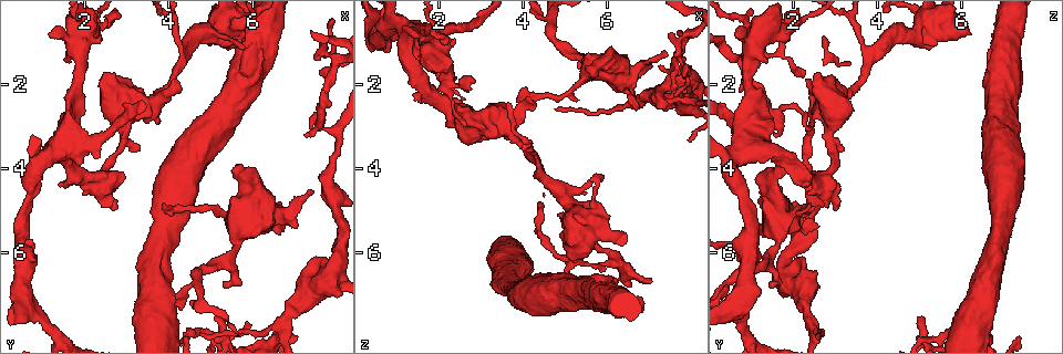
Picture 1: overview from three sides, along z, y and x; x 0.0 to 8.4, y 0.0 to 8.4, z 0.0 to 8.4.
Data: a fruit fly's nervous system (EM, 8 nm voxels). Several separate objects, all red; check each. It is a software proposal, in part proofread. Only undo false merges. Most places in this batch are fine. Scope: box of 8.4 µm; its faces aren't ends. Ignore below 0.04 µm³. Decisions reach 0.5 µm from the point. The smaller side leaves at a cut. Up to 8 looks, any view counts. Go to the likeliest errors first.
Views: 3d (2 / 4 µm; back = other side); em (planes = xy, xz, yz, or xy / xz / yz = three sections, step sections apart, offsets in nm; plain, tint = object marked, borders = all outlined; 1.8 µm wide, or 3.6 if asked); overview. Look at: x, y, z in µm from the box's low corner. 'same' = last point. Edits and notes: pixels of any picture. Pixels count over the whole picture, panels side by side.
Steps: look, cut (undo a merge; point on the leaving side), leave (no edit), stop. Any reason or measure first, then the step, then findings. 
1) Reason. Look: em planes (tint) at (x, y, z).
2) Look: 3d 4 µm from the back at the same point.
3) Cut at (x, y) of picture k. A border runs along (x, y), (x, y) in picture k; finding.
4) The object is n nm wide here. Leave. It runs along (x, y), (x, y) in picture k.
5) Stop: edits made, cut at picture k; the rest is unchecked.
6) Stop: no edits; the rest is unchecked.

Look: 3d 2 µm at (7.65, 2.70, 1.45).

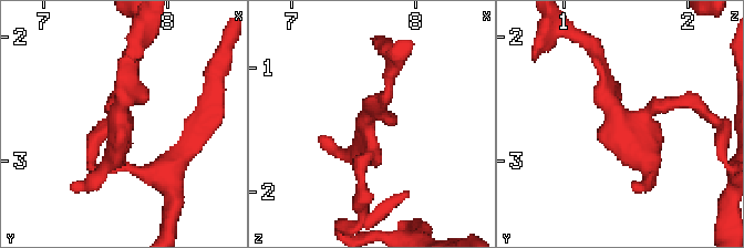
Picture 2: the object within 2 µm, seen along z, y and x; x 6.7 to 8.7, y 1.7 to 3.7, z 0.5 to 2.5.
Look: em planes (tint) at (7.62, 2.70, 1.48).

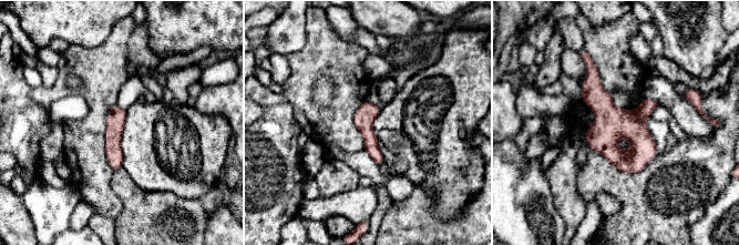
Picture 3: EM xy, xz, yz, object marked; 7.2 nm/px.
Cut at (611, 124) of picture 3. The part that leaves runs along (591, 63), (638, 169) in picture 3; two neurons meet here.

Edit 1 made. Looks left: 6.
Look: em 3.6 µm planes (plain) at (1.55, 3.40, 1.10).

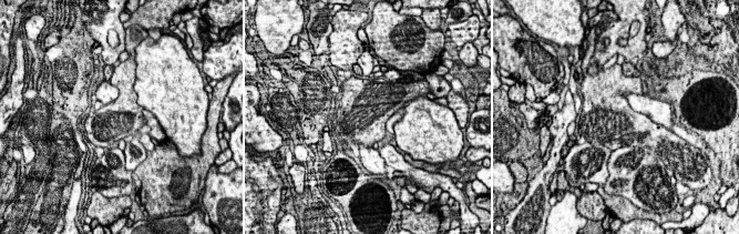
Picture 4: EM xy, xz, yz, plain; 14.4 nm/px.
With the object marked. Look: em 3.6 µm planes (tint) at the same point.

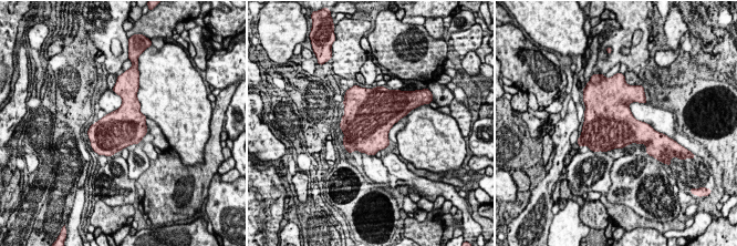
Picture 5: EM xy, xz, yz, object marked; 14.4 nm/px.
The object is 550 nm wide here. Leave. Continuous, no second neuron.

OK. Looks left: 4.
Calibre changes. Look: em yz step 8 (plain) at (5.55, 6.05, 1.45).

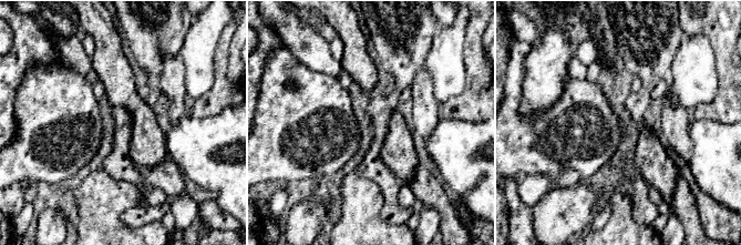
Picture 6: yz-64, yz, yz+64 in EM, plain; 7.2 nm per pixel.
See the neighbours. Look: em yz step 8 (borders) at the same point.

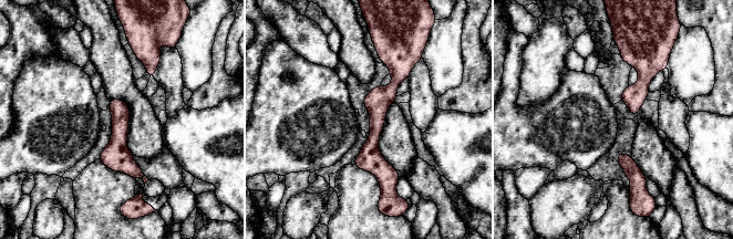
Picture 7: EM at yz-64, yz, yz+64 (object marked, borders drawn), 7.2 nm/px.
Leave. Continuous, no second neuron.

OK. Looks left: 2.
Stop: edits made, cut at picture 3; the rest is unchecked.

